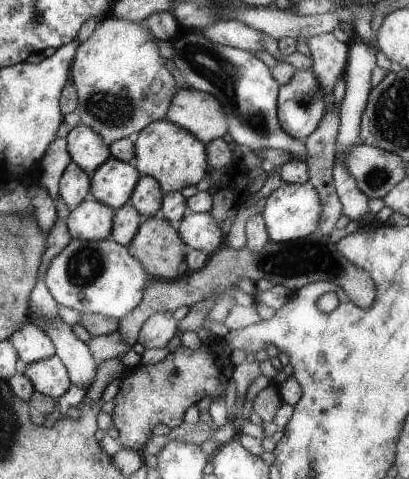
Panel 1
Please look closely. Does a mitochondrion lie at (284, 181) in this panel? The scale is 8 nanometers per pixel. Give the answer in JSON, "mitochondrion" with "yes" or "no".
{"mitochondrion":"no"}

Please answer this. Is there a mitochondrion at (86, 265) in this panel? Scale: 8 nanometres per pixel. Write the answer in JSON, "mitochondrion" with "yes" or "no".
{"mitochondrion":"yes"}

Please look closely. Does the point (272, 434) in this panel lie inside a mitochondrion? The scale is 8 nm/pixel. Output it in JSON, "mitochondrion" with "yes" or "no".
{"mitochondrion":"no"}

